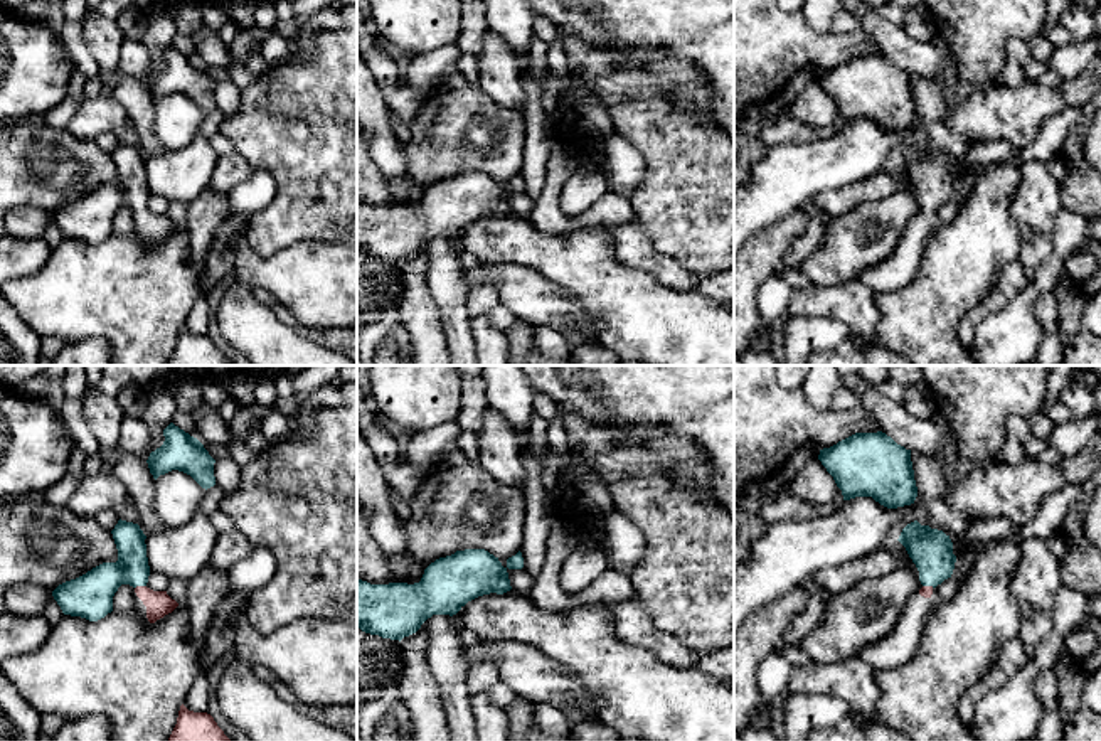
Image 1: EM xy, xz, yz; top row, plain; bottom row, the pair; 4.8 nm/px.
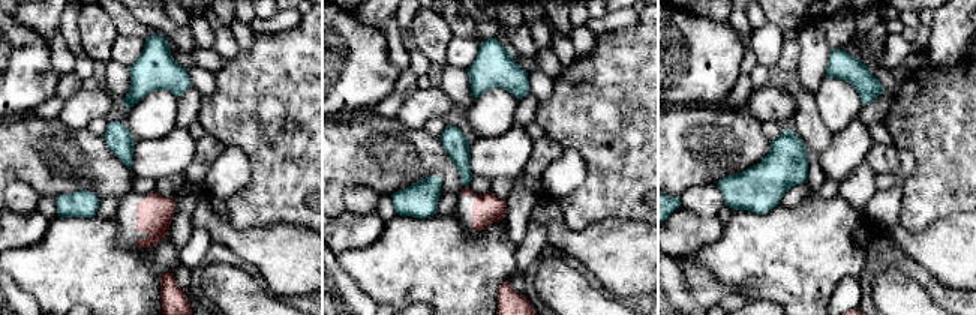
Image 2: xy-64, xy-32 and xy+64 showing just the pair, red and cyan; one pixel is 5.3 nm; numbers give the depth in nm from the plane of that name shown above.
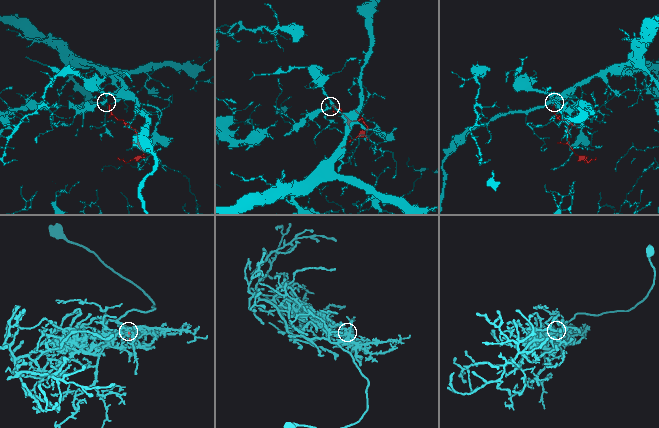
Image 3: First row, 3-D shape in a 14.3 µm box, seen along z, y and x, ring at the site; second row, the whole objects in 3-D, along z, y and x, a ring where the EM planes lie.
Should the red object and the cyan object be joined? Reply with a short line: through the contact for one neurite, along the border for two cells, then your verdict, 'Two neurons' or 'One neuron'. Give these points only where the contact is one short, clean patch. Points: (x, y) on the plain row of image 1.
Line: xy (159, 226), (140, 209), (108, 201), (90, 219). One neuron

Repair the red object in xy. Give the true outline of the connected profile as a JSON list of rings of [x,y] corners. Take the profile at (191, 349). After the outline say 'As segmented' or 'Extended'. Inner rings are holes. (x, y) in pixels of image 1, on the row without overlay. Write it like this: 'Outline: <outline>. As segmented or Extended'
Outline: [[[180,328],[177,347],[167,365],[229,365],[231,362],[207,335],[189,333]]]. As segmented

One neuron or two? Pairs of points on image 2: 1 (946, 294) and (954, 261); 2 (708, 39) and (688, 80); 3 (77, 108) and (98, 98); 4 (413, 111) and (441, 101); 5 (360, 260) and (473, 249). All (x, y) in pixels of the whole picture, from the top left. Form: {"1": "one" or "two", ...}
{"1": "two", "2": "one", "3": "one", "4": "one", "5": "one"}

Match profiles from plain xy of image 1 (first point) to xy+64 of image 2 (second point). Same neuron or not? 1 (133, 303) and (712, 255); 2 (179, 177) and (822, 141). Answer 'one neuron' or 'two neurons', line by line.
1: one neuron
2: two neurons

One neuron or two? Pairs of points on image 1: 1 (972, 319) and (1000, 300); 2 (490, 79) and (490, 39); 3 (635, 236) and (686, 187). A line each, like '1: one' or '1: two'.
1: one
2: one
3: two

